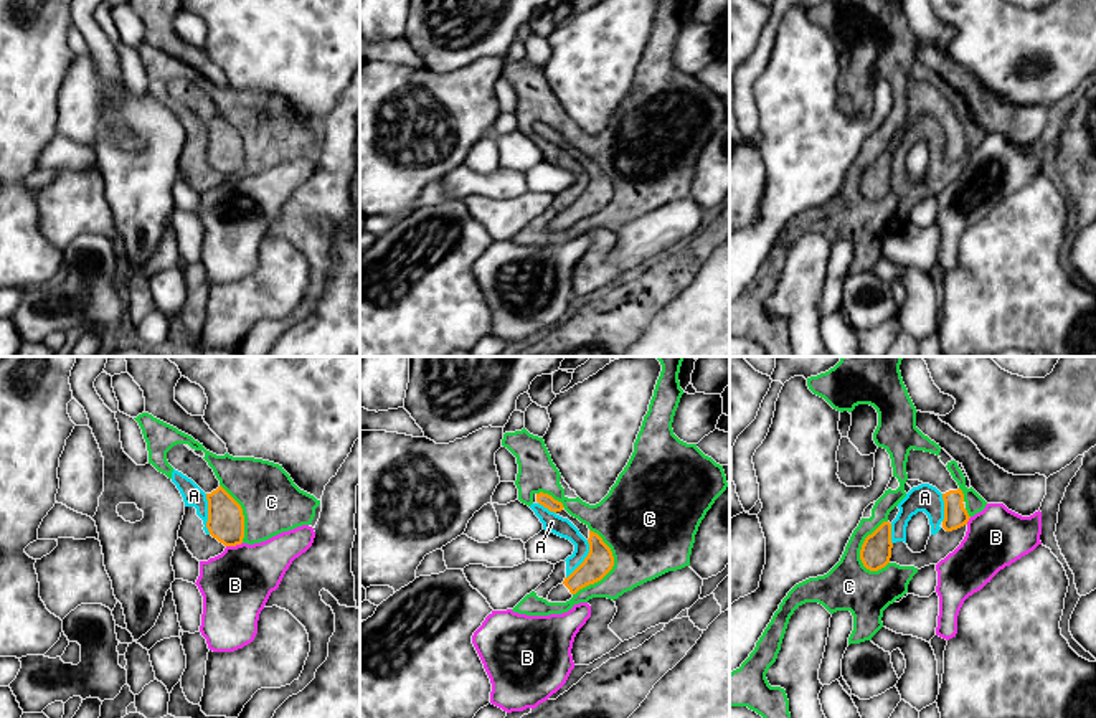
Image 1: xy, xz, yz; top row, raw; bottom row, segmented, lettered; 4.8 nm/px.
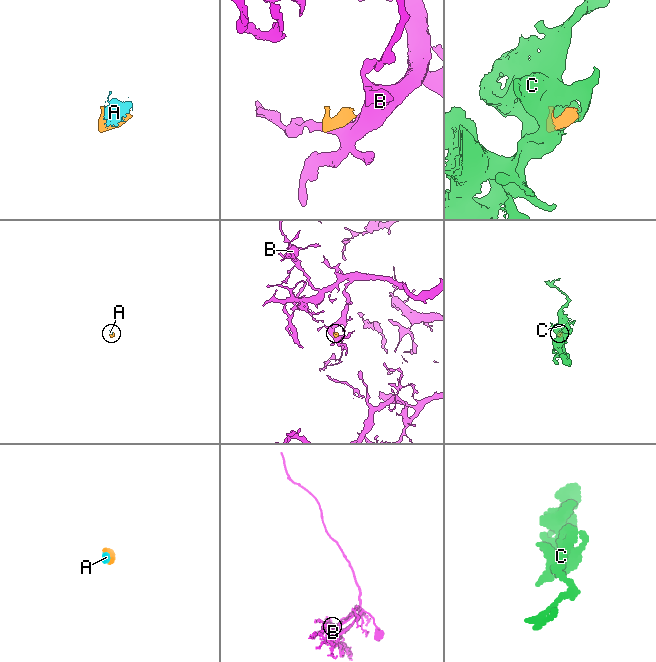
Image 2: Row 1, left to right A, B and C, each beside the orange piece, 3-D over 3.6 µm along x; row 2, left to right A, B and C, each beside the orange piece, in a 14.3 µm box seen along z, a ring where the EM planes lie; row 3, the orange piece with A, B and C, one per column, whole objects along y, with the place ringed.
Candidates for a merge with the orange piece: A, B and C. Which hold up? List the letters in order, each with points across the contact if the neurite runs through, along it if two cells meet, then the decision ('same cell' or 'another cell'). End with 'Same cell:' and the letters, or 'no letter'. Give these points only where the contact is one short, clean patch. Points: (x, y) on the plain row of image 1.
A: another cell
B: another cell
C: another cell
Same cell: no letter

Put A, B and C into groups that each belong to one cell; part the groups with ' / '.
A C / B

